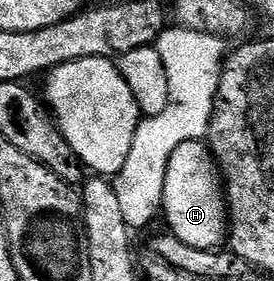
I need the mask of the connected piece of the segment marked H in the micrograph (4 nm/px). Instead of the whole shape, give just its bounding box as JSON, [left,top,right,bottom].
[162,139,229,249]

